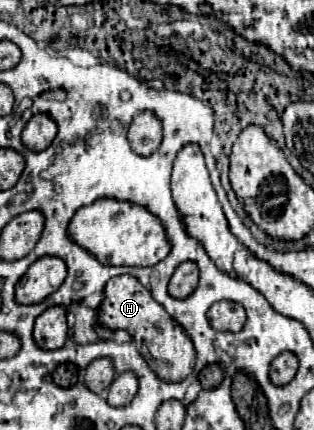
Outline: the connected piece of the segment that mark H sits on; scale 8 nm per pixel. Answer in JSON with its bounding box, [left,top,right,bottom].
[97,275,195,383]

